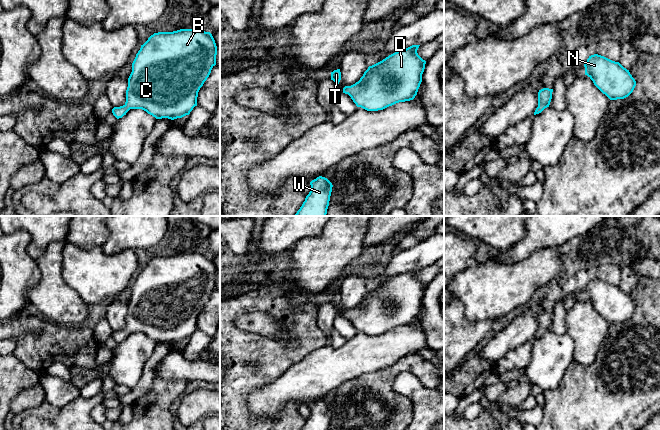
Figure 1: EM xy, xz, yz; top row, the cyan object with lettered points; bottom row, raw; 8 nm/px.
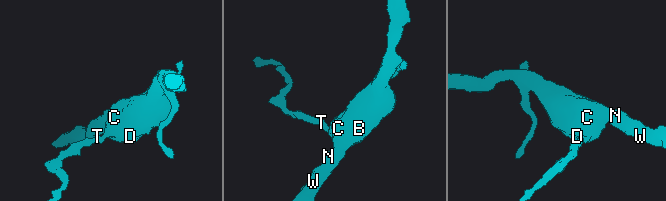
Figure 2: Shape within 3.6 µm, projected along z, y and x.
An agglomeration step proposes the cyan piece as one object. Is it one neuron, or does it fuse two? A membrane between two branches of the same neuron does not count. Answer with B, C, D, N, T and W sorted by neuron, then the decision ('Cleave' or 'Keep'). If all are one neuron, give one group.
Groups: B C D N T W. Keep

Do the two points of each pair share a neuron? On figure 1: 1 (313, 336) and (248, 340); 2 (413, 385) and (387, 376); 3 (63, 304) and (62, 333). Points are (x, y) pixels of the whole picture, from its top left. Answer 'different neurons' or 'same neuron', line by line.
1: same neuron
2: different neurons
3: different neurons

